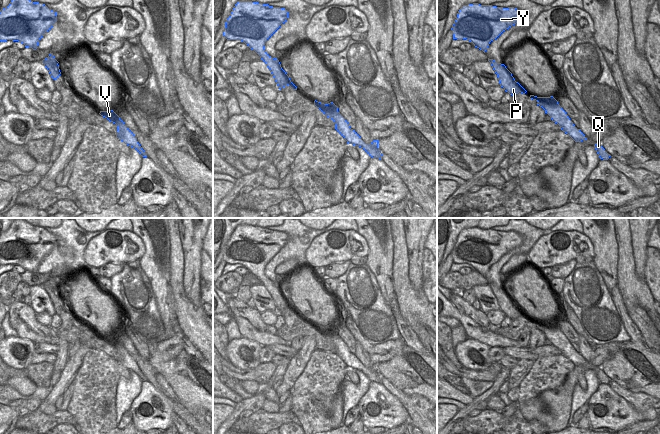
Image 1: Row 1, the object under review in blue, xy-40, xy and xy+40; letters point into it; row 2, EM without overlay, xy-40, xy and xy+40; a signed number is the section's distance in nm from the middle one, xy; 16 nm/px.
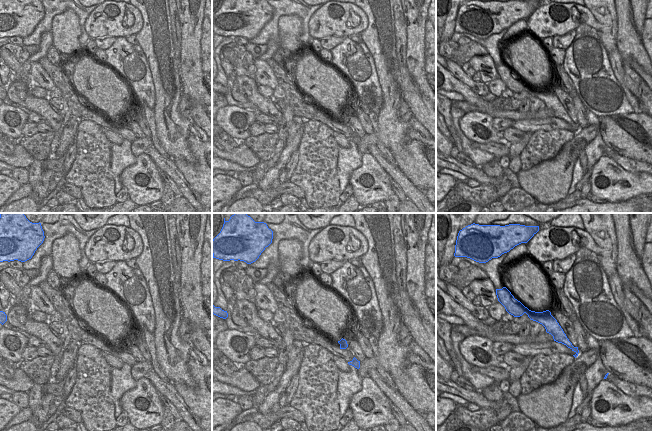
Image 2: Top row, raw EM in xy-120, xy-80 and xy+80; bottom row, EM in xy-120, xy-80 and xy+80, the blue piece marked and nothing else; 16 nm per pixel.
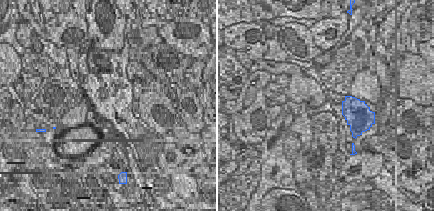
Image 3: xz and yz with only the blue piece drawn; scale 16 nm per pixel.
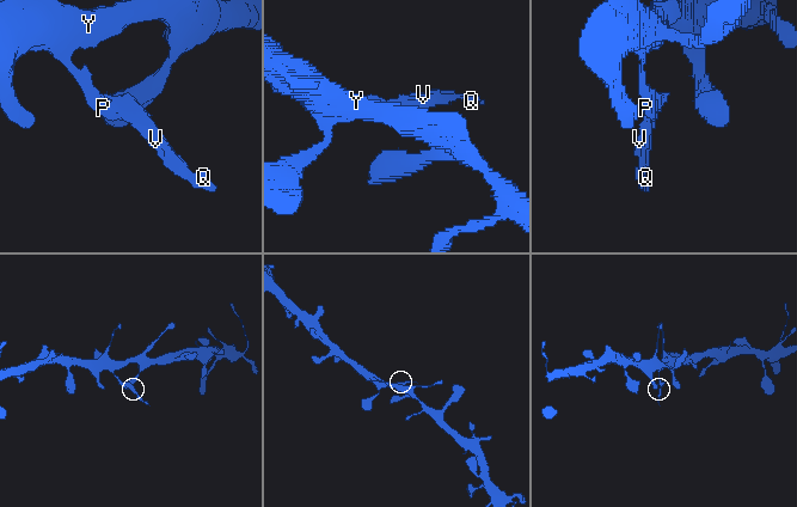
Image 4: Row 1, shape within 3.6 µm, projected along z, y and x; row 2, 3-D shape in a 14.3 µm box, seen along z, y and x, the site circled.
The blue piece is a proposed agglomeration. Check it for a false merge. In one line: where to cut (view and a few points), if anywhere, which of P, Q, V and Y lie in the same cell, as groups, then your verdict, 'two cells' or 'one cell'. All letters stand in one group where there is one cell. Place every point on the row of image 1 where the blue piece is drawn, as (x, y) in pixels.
cut in xy along (264, 50), (264, 55), (261, 58); P Q V / Y; two cells

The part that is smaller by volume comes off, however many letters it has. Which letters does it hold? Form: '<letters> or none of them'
P, Q, V

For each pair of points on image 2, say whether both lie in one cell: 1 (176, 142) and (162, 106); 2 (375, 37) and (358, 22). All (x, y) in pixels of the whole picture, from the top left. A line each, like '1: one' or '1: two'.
1: one
2: two

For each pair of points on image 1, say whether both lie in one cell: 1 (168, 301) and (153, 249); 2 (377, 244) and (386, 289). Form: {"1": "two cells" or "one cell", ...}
{"1": "one cell", "2": "one cell"}

